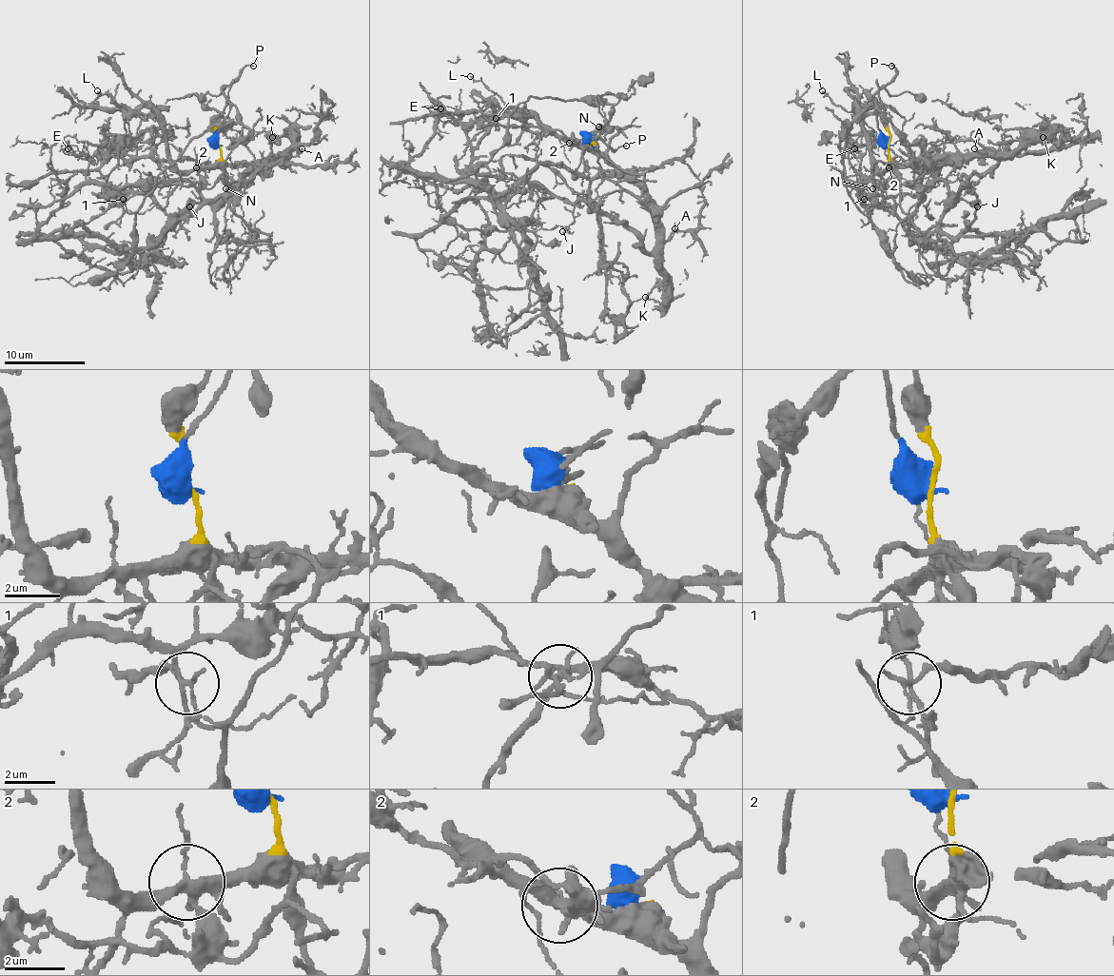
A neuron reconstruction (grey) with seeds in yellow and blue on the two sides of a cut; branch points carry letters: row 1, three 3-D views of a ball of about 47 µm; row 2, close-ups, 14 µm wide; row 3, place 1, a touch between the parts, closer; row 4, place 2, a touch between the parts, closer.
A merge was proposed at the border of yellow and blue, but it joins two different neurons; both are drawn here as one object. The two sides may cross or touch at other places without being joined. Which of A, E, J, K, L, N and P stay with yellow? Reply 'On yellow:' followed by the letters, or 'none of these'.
On yellow: A, J, K, L, N

